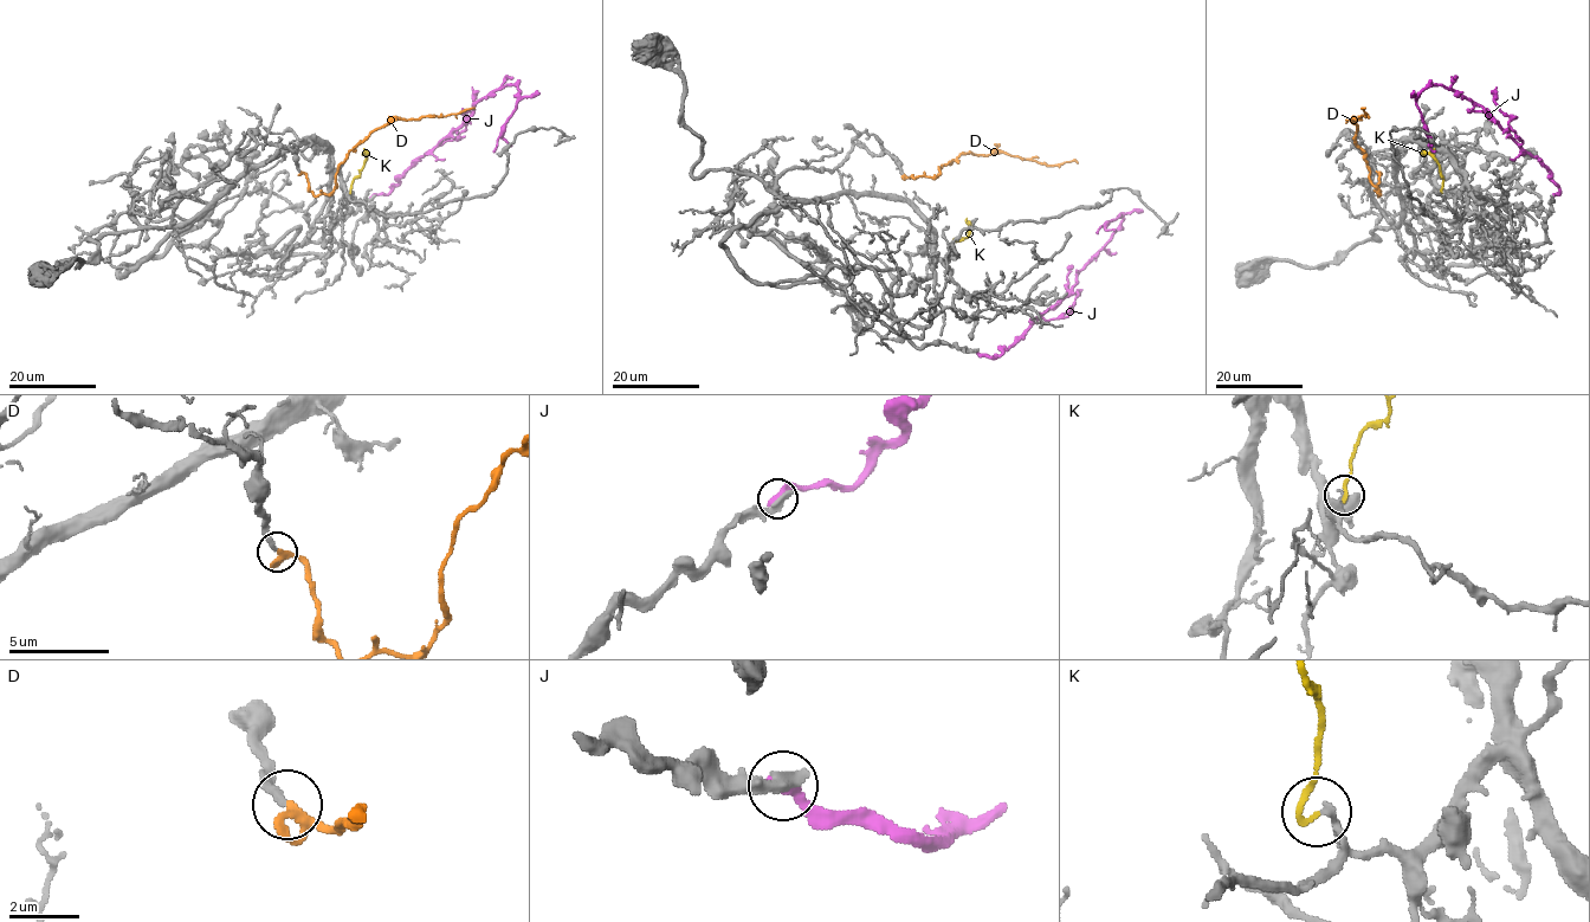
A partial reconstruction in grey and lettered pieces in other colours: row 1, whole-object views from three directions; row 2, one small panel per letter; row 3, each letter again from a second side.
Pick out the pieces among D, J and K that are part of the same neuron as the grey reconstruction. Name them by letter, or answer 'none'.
D, K

